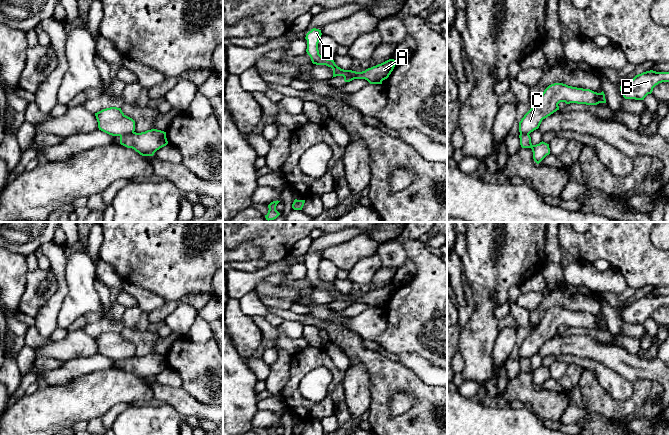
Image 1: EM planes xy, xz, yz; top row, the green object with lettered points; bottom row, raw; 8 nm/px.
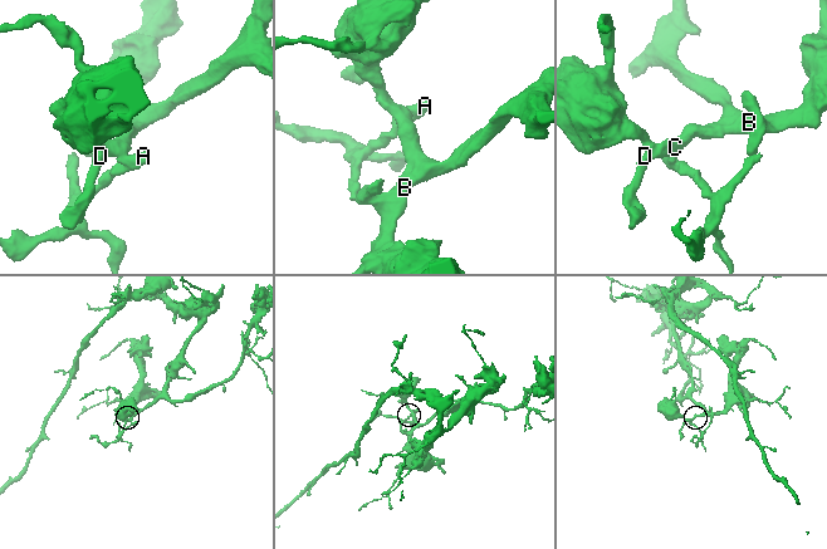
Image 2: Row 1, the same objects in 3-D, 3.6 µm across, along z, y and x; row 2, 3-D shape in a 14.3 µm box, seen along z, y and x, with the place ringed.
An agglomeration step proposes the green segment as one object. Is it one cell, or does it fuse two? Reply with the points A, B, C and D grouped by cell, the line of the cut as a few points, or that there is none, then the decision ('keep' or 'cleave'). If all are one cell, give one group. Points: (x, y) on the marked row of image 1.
A / B C D; cut in xy along (133, 131), (120, 136); cleave

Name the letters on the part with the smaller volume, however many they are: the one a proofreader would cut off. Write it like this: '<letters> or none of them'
A

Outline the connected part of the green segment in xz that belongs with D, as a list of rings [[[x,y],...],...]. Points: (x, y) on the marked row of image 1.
[[[313,28],[306,34],[305,37],[305,39],[307,40],[306,52],[310,56],[312,63],[316,65],[326,65],[328,67],[331,67],[333,69],[333,77],[350,77],[351,70],[341,69],[335,64],[334,60],[324,58],[319,54],[318,43],[321,35],[321,30]]]

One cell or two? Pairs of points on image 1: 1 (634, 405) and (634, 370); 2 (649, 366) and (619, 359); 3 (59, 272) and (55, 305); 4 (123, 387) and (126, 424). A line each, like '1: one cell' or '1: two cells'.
1: two cells
2: one cell
3: one cell
4: two cells

